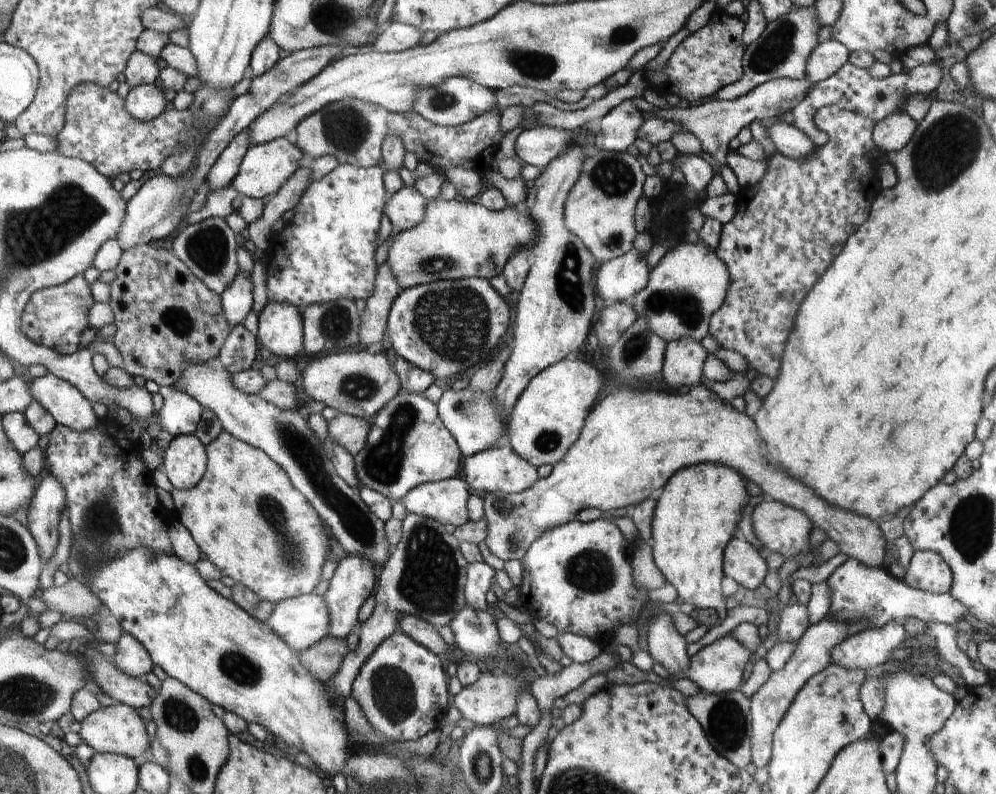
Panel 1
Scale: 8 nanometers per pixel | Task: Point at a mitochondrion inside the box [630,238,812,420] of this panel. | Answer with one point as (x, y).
(685, 304)

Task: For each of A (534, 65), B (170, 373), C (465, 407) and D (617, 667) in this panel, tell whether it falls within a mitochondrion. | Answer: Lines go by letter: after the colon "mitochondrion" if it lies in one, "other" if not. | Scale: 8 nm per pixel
A: mitochondrion
B: other
C: mitochondrion
D: other

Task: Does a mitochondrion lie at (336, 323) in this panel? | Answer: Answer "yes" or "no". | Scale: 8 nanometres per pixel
yes

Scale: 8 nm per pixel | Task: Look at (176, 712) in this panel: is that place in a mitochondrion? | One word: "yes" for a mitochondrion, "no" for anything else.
yes

